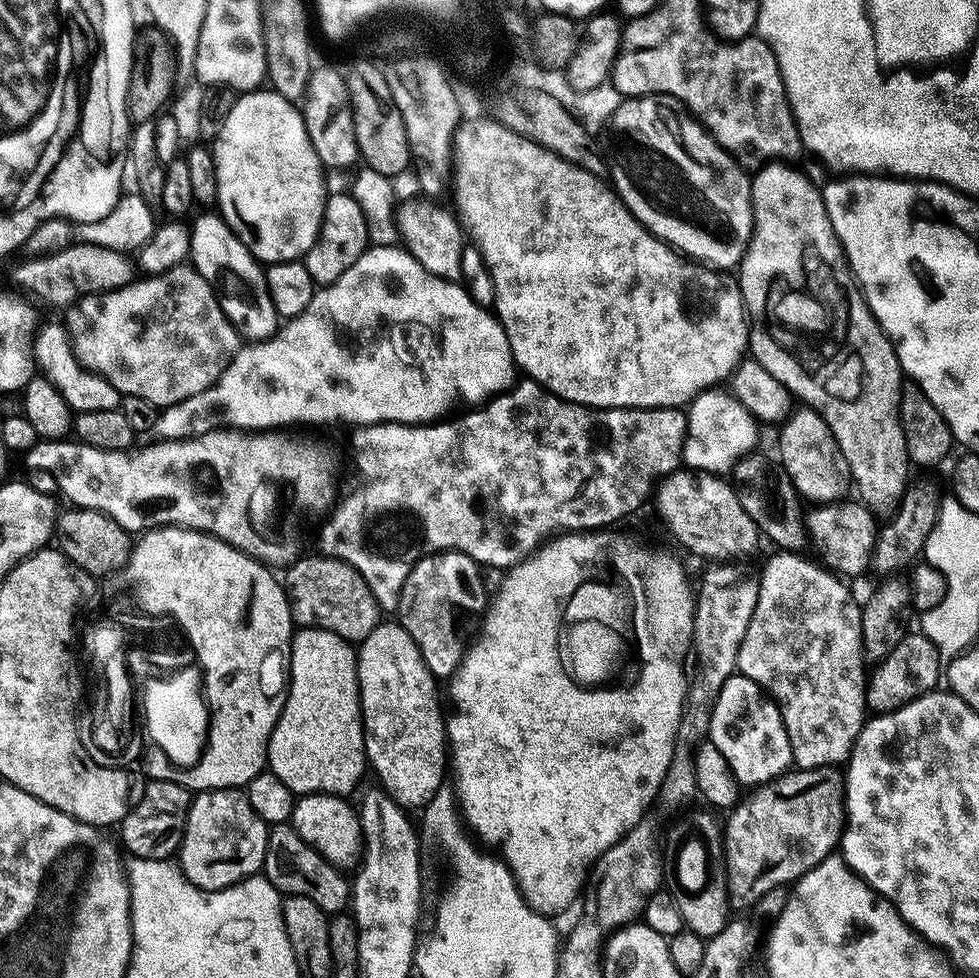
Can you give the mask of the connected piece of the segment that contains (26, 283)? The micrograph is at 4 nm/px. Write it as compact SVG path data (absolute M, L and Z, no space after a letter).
M72 244L53 256L30 258L26 262L13 270L13 278L24 287L41 292L48 303L63 306L93 292L109 292L126 286L138 276L138 268L131 255L96 244Z

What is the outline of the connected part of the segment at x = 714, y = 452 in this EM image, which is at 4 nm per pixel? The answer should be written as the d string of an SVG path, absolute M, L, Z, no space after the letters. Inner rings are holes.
M709 390L701 392L687 405L688 437L684 439L683 463L693 471L725 475L736 467L736 463L753 451L756 444L758 421L742 402L736 400L731 391Z

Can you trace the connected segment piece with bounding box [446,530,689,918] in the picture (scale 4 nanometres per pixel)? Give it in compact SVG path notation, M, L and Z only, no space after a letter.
M568 530L563 534L553 535L551 538L545 539L543 543L539 545L535 550L532 550L527 553L523 558L516 561L510 568L507 569L503 573L504 581L500 584L500 589L496 592L496 597L491 597L490 603L487 605L486 611L483 613L482 619L484 621L480 624L480 637L477 638L476 641L473 642L472 645L468 644L466 651L461 656L459 663L456 665L456 671L452 673L450 677L450 683L452 685L448 688L448 696L452 699L452 712L450 708L450 715L446 720L446 743L450 749L450 776L456 779L456 788L454 787L454 796L458 801L459 811L462 813L462 820L465 825L467 823L470 827L472 827L471 835L475 837L477 841L485 840L488 844L500 844L500 852L499 855L502 857L502 860L508 866L509 872L512 873L513 879L516 880L516 886L520 889L520 894L523 896L524 901L532 907L535 912L541 913L549 918L555 917L555 912L564 912L568 907L571 906L572 903L577 903L578 897L585 891L586 881L590 875L589 869L595 865L596 861L599 860L600 855L606 850L610 850L610 846L614 846L620 839L635 826L635 824L640 823L641 820L645 819L647 810L651 804L654 804L654 801L660 795L660 787L662 786L662 778L666 778L666 770L670 766L670 758L674 754L674 738L676 737L676 731L678 730L678 722L682 718L682 710L684 709L684 699L686 698L686 694L688 693L688 682L689 677L678 676L678 668L674 666L674 664L668 664L668 662L664 662L664 664L656 664L656 666L650 666L646 672L644 672L644 680L646 680L646 688L644 688L644 696L622 696L622 694L610 694L610 692L580 692L570 680L568 680L568 676L564 674L564 670L560 670L560 658L556 656L558 652L558 618L560 618L560 612L562 612L562 608L564 608L564 602L566 602L566 598L568 598L568 594L570 594L570 590L580 582L580 578L584 578L586 574L588 574L588 570L590 570L590 566L592 566L592 562L600 556L600 548L602 548L601 544L601 531L600 530Z

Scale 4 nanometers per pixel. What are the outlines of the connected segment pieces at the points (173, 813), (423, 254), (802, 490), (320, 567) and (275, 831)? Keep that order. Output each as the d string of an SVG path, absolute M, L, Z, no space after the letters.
M175 778L149 779L144 785L142 802L138 802L129 810L128 817L118 828L125 846L132 851L131 855L141 856L147 860L166 860L175 857L180 851L190 805L192 796Z
M412 200L409 204L397 207L394 221L399 239L408 253L430 274L440 276L443 280L460 280L460 259L466 246L466 233L460 226L459 219L451 211L439 208L428 200Z
M798 410L784 421L780 432L779 467L790 478L797 492L805 501L813 500L816 506L835 504L843 501L853 487L850 466L826 422L817 412Z
M304 554L293 560L287 565L285 572L288 573L282 576L293 621L300 626L328 628L349 642L364 640L382 620L380 603L374 598L366 578L362 578L362 574L358 574L347 560L338 556L315 555Z
M291 823L274 824L269 827L268 841L266 842L266 858L262 875L270 881L285 897L301 896L310 898L314 906L318 906L329 914L340 914L350 904L350 880L343 871L337 868L322 854L318 854L304 841Z

